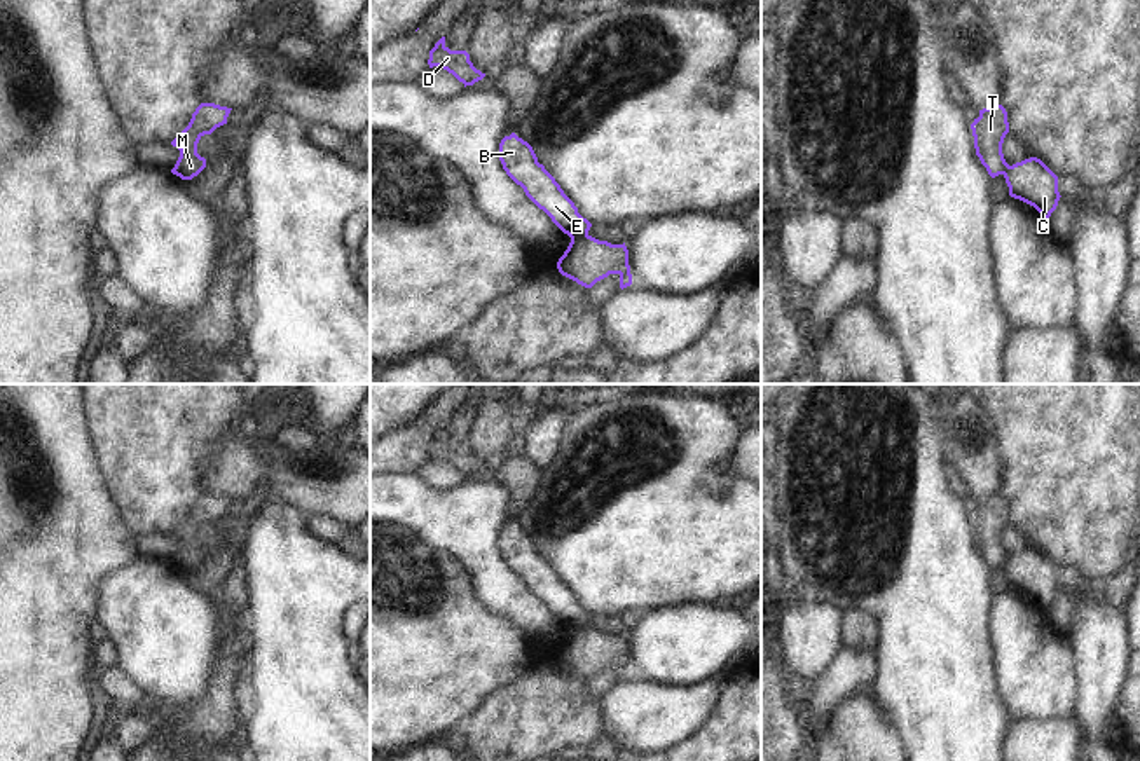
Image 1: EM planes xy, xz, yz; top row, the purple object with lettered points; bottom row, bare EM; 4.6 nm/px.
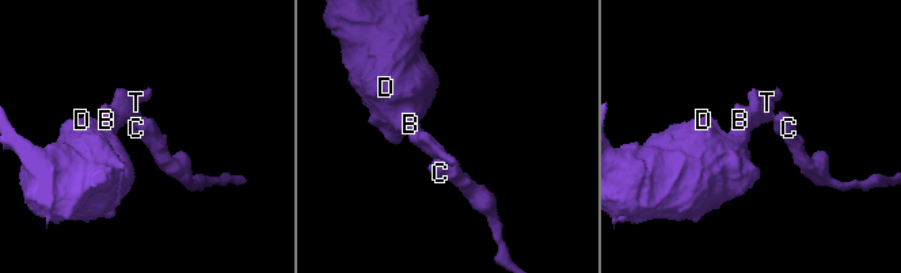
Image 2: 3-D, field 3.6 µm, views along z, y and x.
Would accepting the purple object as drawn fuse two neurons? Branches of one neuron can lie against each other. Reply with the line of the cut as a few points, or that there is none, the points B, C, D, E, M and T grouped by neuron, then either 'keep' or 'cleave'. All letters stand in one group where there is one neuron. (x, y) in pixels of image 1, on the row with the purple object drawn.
xz (587, 234), (571, 239) | B D E M T / C | cleave

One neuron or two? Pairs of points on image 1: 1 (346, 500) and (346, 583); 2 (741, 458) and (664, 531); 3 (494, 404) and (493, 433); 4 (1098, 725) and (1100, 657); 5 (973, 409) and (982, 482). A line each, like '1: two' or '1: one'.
1: two
2: two
3: one
4: one
5: one

